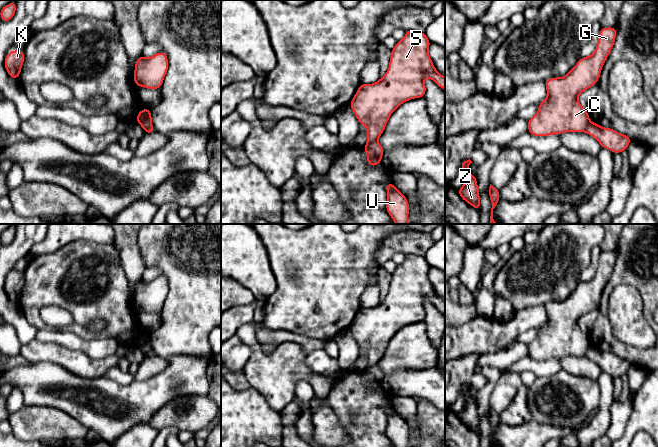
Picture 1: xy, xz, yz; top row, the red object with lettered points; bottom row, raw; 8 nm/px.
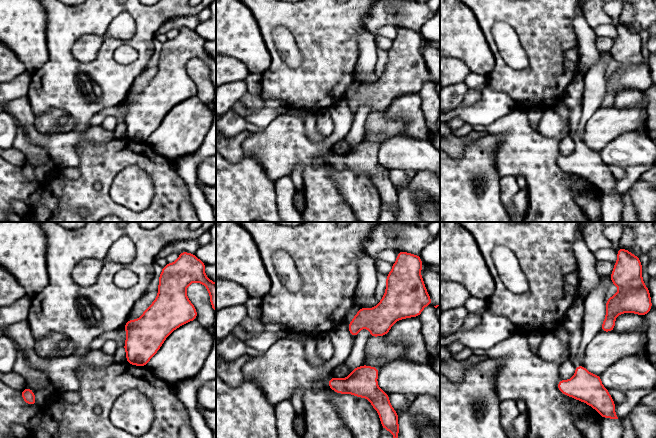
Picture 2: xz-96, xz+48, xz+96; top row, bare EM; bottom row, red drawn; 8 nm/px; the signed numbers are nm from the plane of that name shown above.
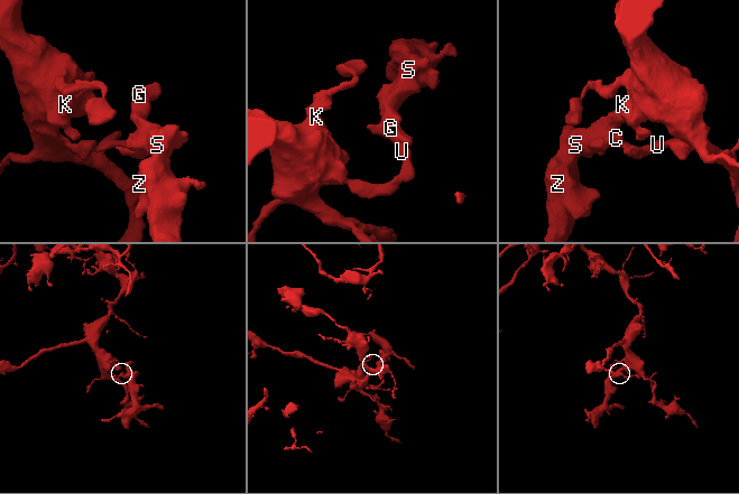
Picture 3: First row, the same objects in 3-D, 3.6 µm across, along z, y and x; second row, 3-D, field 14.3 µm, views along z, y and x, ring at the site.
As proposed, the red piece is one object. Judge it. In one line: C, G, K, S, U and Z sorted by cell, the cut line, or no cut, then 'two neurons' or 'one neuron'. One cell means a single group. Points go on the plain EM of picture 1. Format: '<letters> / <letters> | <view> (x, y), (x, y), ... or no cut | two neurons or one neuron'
C G S Z / K U | xz (377, 364), (367, 368) | two neurons

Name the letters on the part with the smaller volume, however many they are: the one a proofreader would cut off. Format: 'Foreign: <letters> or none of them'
Foreign: C, G, S, Z

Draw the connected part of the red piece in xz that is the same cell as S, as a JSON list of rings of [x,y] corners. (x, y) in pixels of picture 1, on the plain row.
[[[407,254],[405,261],[399,264],[391,274],[389,292],[384,301],[374,308],[360,308],[350,326],[360,349],[367,352],[367,368],[378,365],[384,356],[390,339],[404,326],[425,320],[425,302],[432,303],[442,314],[445,313],[445,301],[434,291],[428,273],[431,266],[424,256]]]

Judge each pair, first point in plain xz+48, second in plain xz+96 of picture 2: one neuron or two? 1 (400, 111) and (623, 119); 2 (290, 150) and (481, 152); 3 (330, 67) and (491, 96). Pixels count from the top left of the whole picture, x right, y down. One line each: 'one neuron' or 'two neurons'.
1: two neurons
2: two neurons
3: two neurons

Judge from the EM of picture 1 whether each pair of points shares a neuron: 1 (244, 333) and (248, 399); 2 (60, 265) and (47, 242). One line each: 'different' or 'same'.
1: different
2: different

